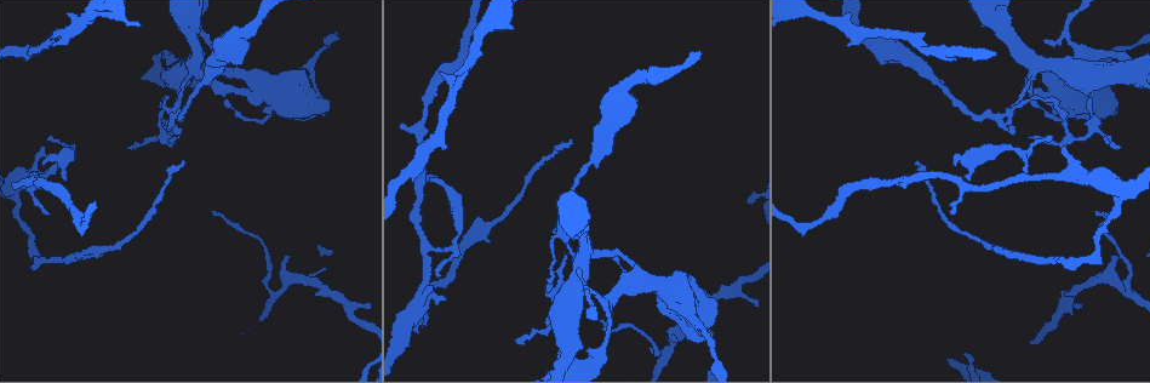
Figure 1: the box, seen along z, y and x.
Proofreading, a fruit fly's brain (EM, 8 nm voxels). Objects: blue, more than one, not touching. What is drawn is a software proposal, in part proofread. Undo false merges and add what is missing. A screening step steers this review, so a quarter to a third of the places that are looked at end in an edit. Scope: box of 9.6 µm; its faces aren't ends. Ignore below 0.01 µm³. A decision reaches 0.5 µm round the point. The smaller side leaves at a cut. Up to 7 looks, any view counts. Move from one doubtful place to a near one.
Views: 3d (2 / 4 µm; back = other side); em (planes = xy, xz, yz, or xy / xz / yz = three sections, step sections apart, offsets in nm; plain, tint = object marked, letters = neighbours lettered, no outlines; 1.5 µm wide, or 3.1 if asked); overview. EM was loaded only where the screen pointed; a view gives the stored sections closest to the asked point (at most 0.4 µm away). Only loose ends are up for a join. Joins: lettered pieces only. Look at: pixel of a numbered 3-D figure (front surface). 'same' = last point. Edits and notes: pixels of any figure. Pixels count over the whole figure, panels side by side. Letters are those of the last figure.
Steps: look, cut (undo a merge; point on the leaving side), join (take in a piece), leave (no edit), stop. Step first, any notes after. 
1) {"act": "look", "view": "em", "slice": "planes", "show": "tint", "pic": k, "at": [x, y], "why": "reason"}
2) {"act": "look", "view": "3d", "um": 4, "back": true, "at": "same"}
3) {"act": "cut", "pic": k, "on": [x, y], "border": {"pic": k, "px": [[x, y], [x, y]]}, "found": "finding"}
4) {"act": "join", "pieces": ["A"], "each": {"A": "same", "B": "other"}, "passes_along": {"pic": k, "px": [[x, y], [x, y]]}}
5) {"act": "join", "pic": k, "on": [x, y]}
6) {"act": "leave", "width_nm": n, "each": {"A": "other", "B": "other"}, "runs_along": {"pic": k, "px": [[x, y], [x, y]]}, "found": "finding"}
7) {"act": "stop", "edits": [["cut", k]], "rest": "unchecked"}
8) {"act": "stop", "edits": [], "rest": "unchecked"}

{"act": "look", "view": "em", "slice": "xy", "step": 4, "show": "tint", "pic": 1, "at": [1097, 257], "why": "abrupt turn"}

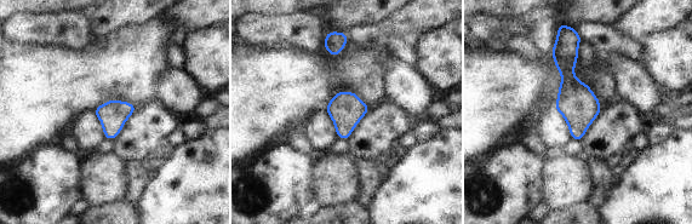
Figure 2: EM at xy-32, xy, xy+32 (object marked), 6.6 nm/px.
{"act": "look", "view": "em", "slice": "planes", "show": "tint", "at": "same"}

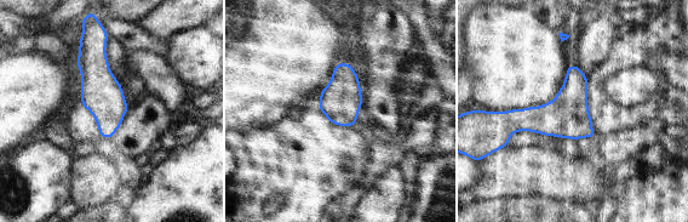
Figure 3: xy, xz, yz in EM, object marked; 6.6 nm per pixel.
{"act": "look", "view": "em", "slice": "planes", "show": "letters", "at": "same", "why": "see the neighbours"}

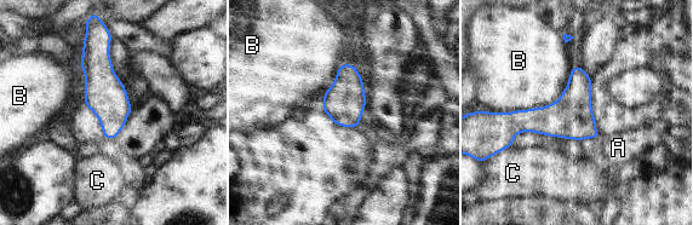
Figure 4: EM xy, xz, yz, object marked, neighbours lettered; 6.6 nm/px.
{"act": "leave", "longest_contact_nm": ["B", 600], "each": {"A": "other", "B": "other", "C": "other"}, "found": "continuous, no second cell"}

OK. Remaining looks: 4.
{"act": "look", "view": "em", "slice": "planes", "show": "letters", "pic": 1, "at": [599, 321]}

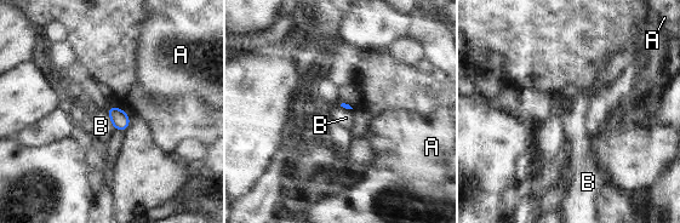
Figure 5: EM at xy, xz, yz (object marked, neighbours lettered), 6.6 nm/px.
{"act": "leave", "each": {"A": "other", "B": "other"}, "found": "none of them fits"}

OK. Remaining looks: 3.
{"act": "look", "view": "3d", "um": 2, "pic": 1, "at": [422, 252], "why": "arms part here"}

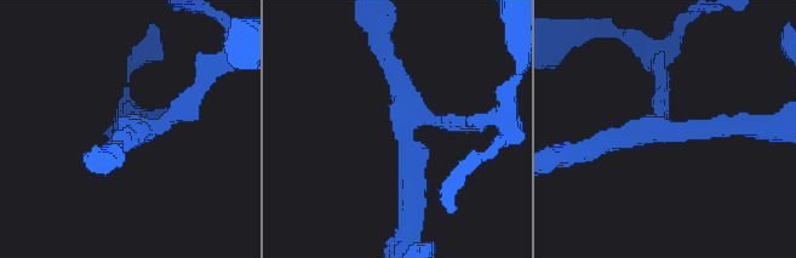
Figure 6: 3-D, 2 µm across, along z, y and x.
{"act": "look", "view": "em", "slice": "xy", "step": 8, "show": "tint", "pic": 6, "at": [134, 131], "arms": 3}

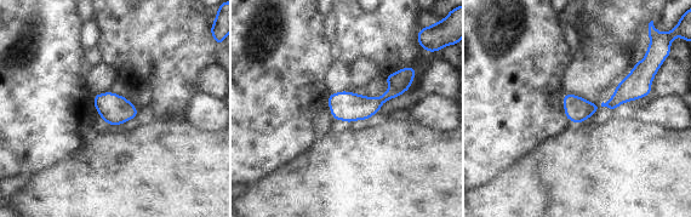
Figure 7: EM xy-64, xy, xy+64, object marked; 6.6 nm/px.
{"act": "look", "view": "em", "slice": "planes", "show": "letters", "at": "same", "why": "cut it another way"}

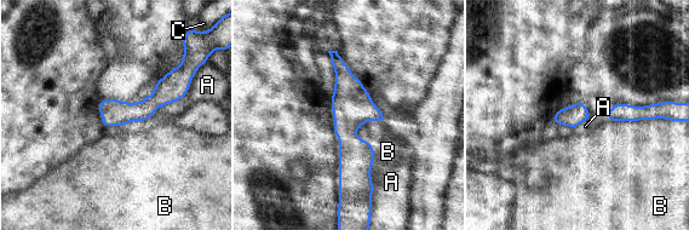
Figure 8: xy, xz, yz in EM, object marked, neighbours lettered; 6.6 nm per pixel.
{"act": "leave", "longest_contact_nm": ["B", 380], "each": {"A": "other", "B": "other", "C": "other"}, "border": {"pic": 8, "px": [[143, 120], [133, 120], [121, 126]]}, "found": "one cell here"}

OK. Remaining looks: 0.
{"act": "stop", "edits": [], "rest": "unchecked"}

